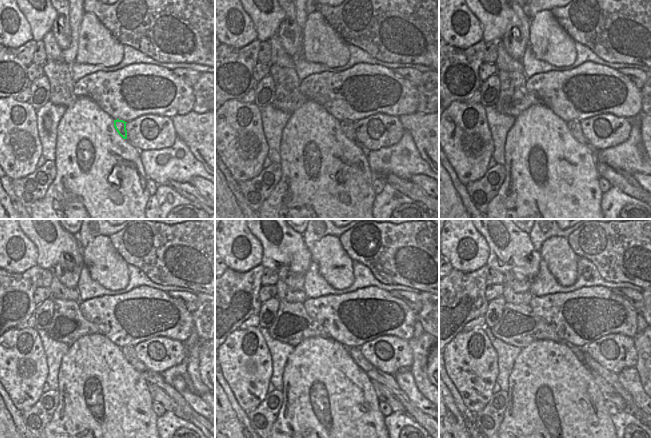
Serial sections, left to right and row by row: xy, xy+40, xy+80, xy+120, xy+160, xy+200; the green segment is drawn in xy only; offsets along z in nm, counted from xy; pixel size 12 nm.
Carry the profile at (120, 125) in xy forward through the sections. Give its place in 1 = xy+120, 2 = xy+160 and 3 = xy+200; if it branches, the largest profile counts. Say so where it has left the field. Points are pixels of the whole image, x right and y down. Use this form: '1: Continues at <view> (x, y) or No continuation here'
1: Continues at xy+120 (129, 353)
2: Continues at xy+160 (387, 380)
3: Continues at xy+200 (611, 378)

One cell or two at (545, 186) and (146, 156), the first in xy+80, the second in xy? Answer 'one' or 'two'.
two

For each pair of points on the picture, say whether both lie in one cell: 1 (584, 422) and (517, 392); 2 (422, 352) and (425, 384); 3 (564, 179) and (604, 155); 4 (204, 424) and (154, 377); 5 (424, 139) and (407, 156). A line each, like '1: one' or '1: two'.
1: one
2: one
3: two
4: one
5: two

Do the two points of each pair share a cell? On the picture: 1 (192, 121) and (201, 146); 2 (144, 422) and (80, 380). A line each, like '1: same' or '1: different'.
1: same
2: same

